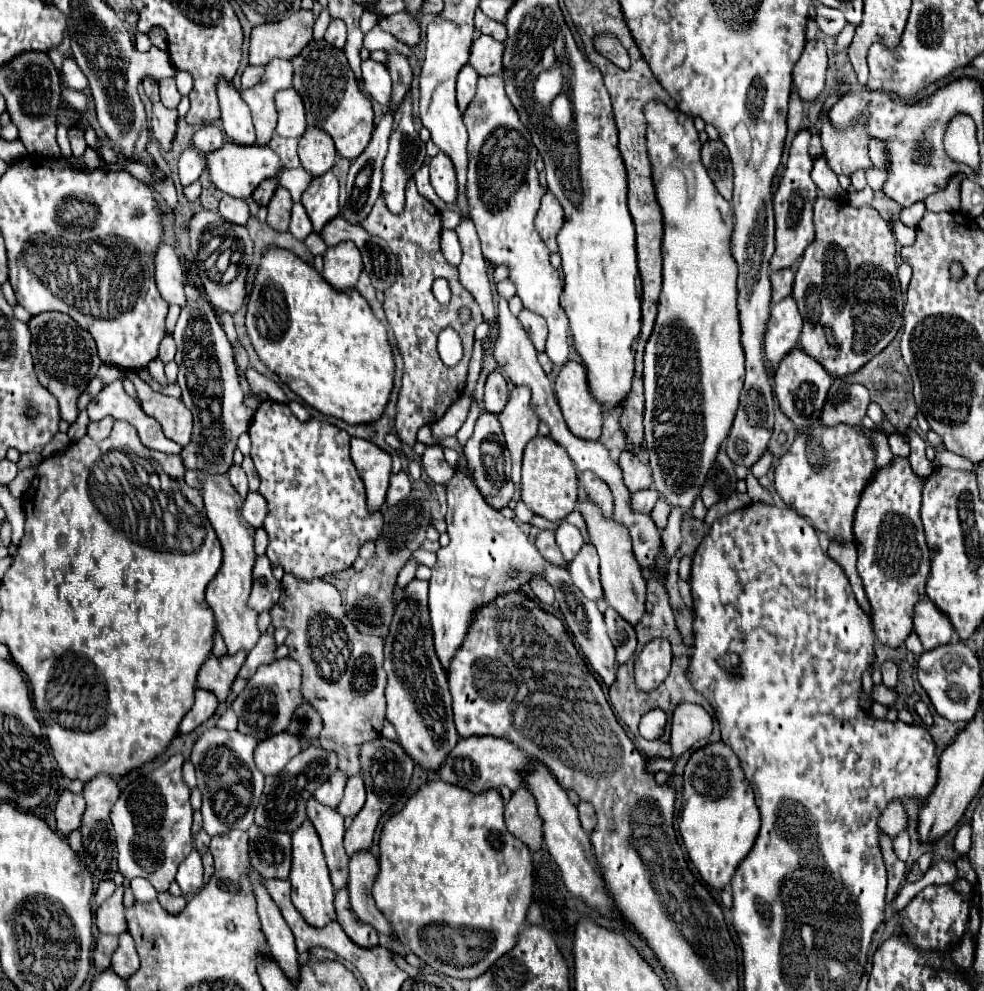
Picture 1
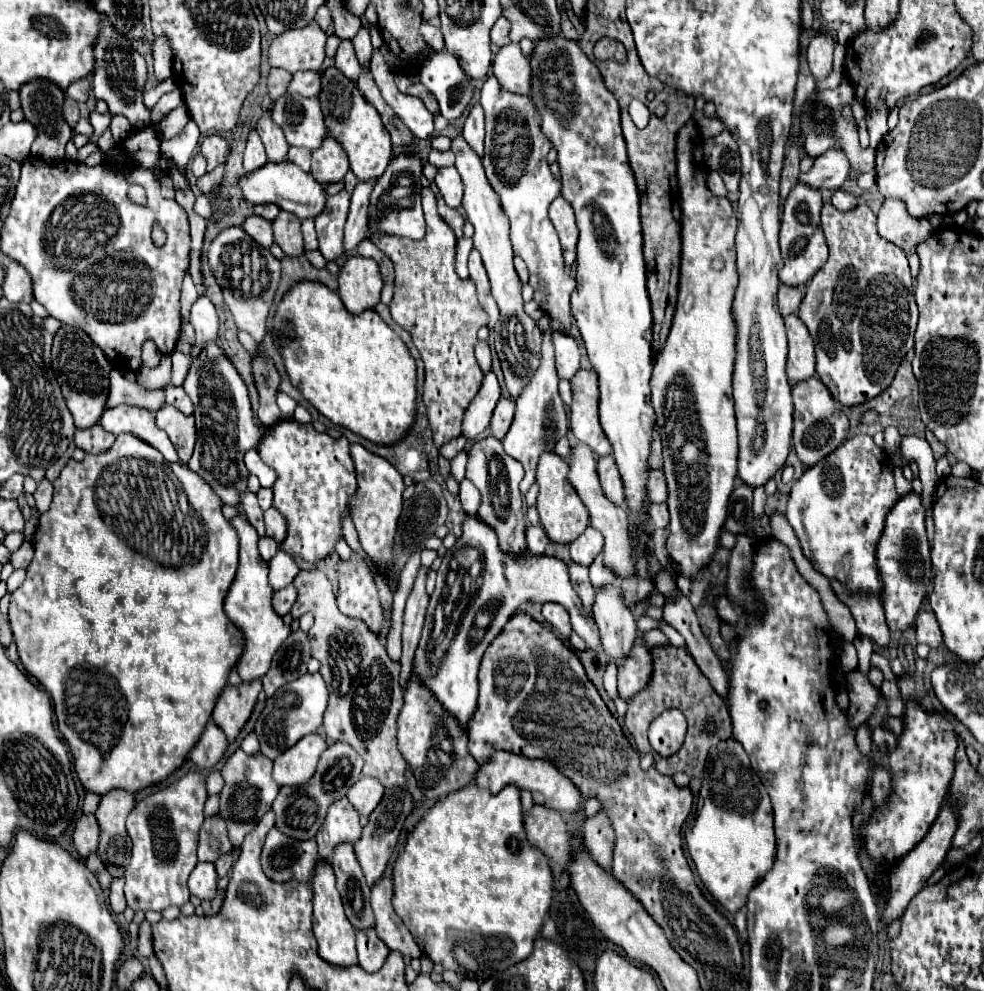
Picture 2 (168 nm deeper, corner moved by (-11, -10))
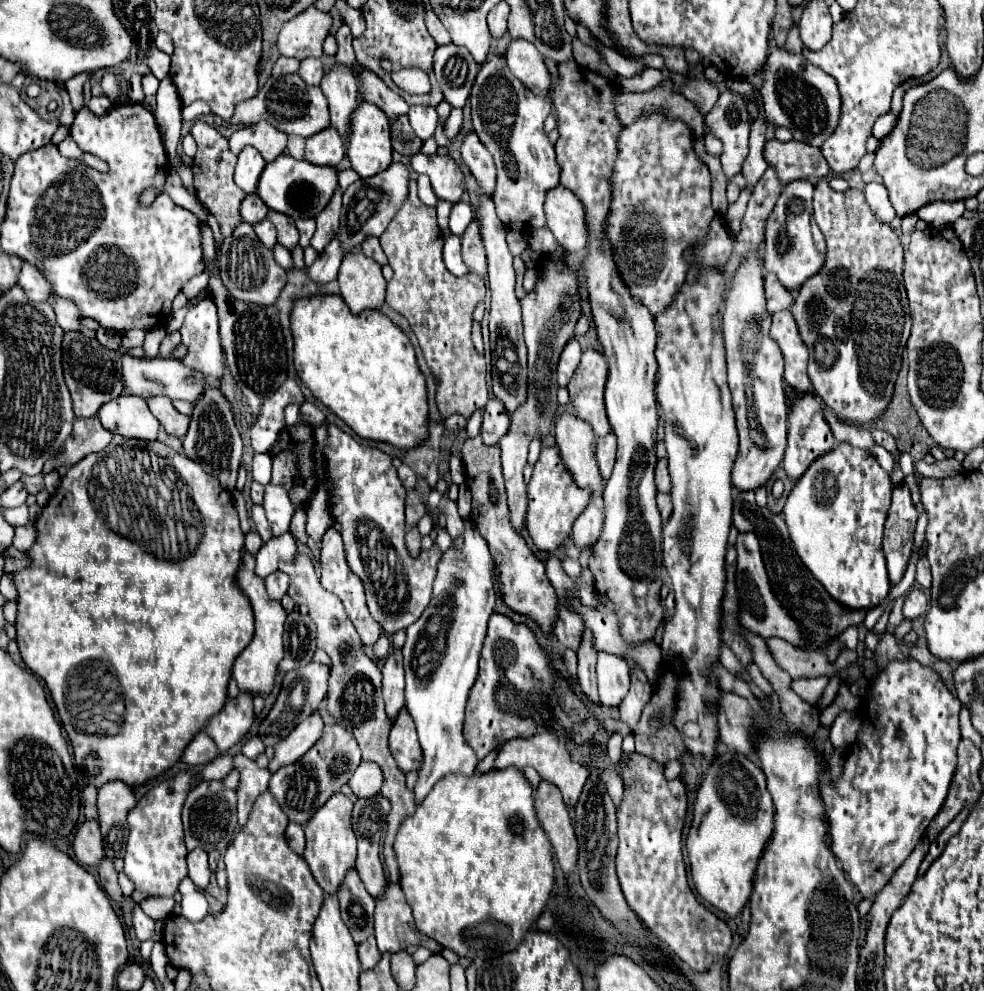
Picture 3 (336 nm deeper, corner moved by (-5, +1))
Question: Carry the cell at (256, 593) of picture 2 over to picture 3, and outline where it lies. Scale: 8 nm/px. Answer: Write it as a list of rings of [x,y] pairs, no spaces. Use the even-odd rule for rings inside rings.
[[[244,554],[244,562],[242,568],[238,572],[238,586],[248,594],[252,608],[254,608],[254,618],[256,618],[256,634],[252,638],[252,642],[240,652],[240,656],[234,660],[234,670],[232,670],[232,678],[236,680],[240,692],[246,694],[260,694],[266,696],[272,692],[274,682],[276,682],[276,674],[278,674],[278,664],[284,658],[284,644],[282,644],[282,634],[284,634],[284,620],[286,620],[286,610],[282,608],[280,602],[272,600],[266,594],[264,588],[264,580],[260,580],[254,574],[254,556]]]

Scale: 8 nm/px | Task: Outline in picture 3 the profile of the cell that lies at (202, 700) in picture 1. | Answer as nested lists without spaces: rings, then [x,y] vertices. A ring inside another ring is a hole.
[[[200,732],[200,734],[188,744],[188,748],[184,750],[182,760],[184,760],[186,764],[190,764],[190,766],[202,766],[202,764],[212,762],[216,756],[218,756],[216,744],[210,740],[208,734]]]

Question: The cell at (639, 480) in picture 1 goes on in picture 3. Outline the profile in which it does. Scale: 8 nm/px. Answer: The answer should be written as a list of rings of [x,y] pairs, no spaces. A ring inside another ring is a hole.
[[[666,458],[658,460],[658,464],[656,464],[656,486],[658,486],[658,492],[670,492],[670,488],[672,488],[672,480],[670,480],[670,474],[668,474],[668,460]]]

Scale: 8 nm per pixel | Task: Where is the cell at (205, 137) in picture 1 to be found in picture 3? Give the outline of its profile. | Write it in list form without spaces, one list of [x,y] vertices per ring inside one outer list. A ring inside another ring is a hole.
[[[202,120],[194,122],[190,134],[194,136],[198,144],[198,152],[192,162],[192,172],[194,172],[194,188],[200,204],[216,218],[220,224],[222,236],[230,236],[234,228],[242,222],[240,218],[240,204],[244,200],[244,192],[234,184],[234,166],[236,166],[236,154],[230,152],[228,138],[224,138],[212,124],[206,124]]]

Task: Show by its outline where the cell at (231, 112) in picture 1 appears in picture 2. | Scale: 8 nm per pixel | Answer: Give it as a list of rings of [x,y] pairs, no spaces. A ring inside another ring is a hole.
[[[252,129],[248,133],[248,139],[246,139],[246,151],[244,151],[244,169],[246,173],[266,165],[266,151],[264,151],[264,145],[260,141],[260,135],[256,133],[256,129]]]

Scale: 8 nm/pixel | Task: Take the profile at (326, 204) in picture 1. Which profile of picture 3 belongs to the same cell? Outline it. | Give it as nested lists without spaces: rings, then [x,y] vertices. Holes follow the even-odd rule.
[[[336,190],[330,204],[316,216],[316,232],[312,236],[310,246],[320,254],[330,240],[334,240],[340,226],[340,208],[342,208],[342,192]]]

